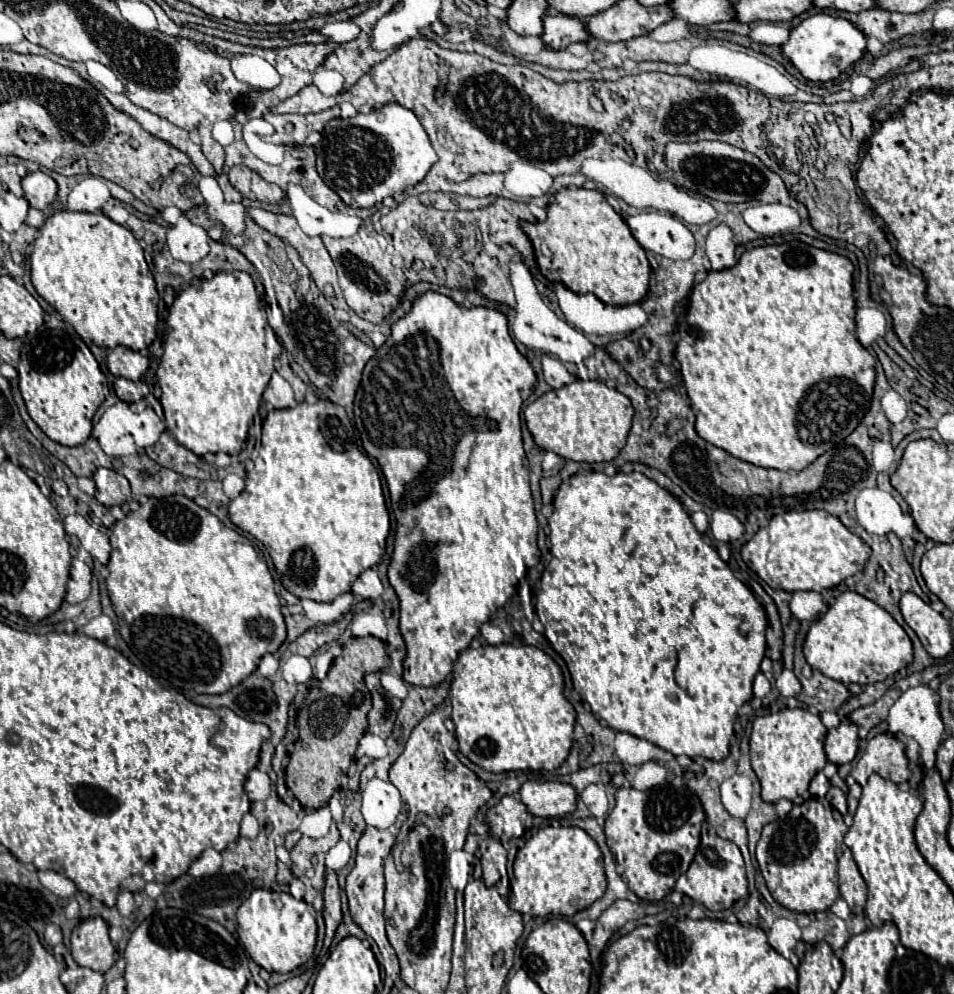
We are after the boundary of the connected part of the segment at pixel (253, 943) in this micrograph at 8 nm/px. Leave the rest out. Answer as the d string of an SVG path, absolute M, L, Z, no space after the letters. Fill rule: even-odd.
M254 889L238 907L238 937L248 955L266 971L290 973L304 965L316 947L316 919L304 901L296 901L290 893L272 889Z

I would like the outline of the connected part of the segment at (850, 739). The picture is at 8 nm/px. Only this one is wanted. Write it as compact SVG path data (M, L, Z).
M842 721L840 727L830 729L824 751L828 761L834 765L850 763L858 751L858 727L850 721Z

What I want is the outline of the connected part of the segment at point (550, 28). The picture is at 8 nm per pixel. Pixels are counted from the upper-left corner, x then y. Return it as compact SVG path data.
M550 13L544 17L542 39L552 49L564 49L572 43L588 41L590 33L586 31L586 19Z

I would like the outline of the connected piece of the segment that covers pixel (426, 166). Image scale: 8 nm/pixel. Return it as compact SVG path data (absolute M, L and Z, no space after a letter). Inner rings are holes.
M388 103L382 105L380 109L370 111L368 115L358 113L352 119L332 119L330 125L326 127L322 141L316 145L316 167L318 167L318 175L324 179L324 183L336 191L342 201L354 209L358 207L374 207L378 203L382 203L384 197L390 197L394 193L402 193L406 187L416 185L424 179L424 175L430 171L430 167L438 161L430 139L424 131L424 127L420 125L418 117L398 105L398 103Z

